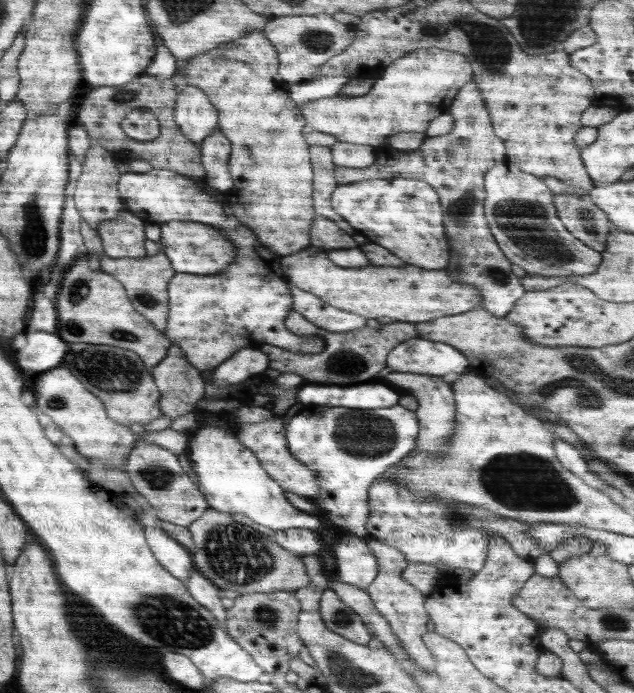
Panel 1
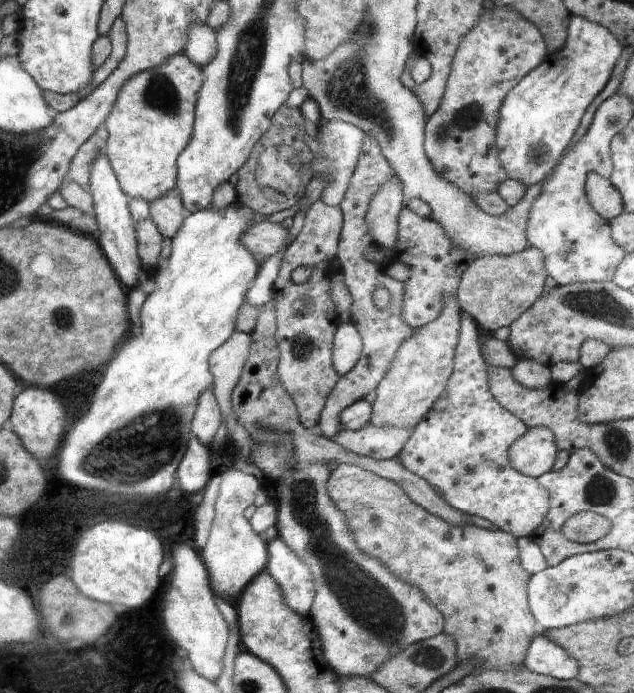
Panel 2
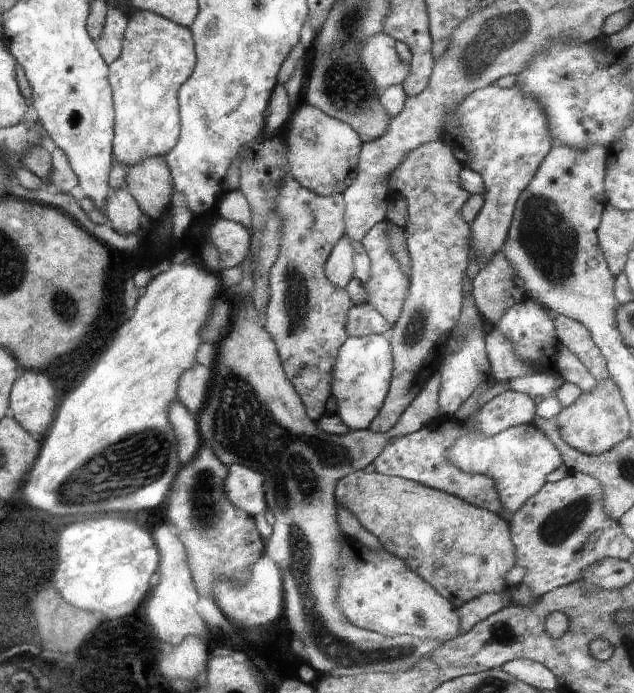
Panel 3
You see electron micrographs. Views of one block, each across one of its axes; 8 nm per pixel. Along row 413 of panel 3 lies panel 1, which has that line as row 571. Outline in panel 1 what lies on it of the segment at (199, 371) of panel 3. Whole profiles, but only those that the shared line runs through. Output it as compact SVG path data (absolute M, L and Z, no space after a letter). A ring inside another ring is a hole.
M194 568L188 580L184 581L188 592L194 600L206 607L216 617L218 624L225 626L226 609L222 606L222 593L212 581L208 580L200 571Z

